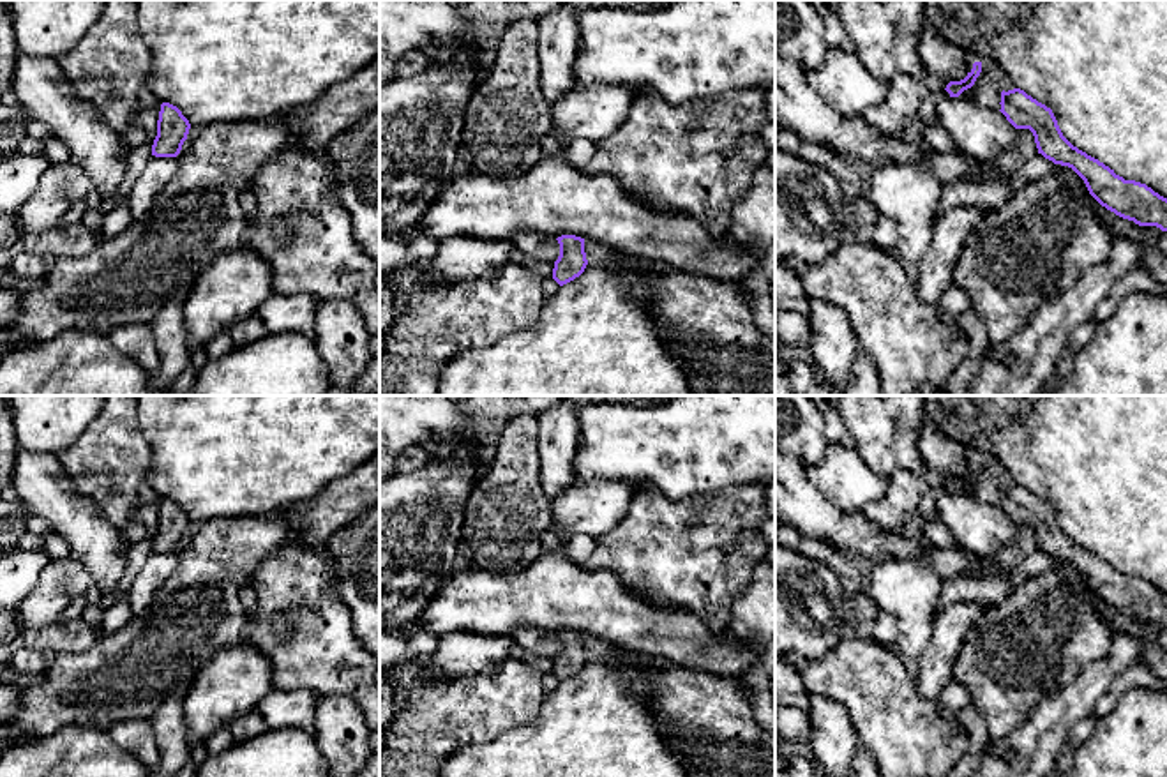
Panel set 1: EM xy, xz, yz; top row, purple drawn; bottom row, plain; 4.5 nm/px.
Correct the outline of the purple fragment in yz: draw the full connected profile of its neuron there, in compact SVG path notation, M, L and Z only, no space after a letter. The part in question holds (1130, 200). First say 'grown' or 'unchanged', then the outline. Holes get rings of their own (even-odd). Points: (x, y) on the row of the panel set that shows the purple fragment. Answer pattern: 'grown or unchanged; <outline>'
unchanged; M1020 88L1001 92L1001 113L1015 129L1029 129L1038 154L1054 164L1072 168L1089 194L1116 215L1139 226L1167 231L1167 198L1146 184L1125 180L1114 170L1073 147L1061 132L1050 108Z

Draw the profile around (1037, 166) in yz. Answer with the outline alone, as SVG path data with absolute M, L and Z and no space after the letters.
M1042 154L1033 155L1008 178L1012 194L1015 194L1020 187L1028 185L1029 182L1054 173L1056 166L1058 164L1045 159Z

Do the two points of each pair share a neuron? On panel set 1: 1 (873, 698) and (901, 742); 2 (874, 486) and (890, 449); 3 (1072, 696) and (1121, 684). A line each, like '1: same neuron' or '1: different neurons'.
1: same neuron
2: different neurons
3: different neurons

